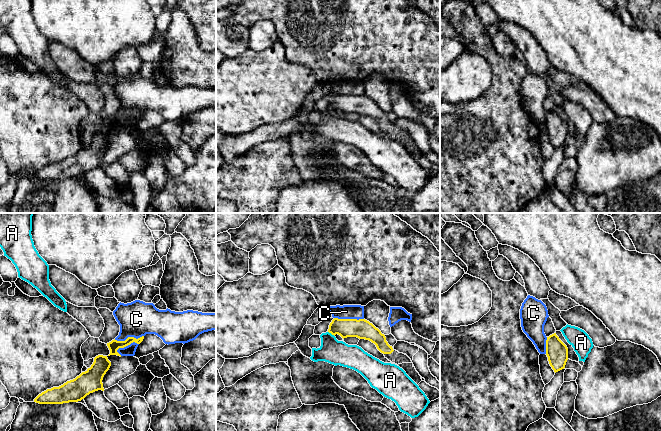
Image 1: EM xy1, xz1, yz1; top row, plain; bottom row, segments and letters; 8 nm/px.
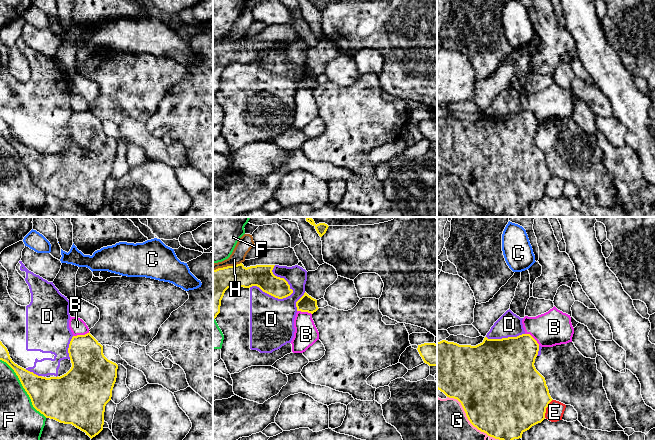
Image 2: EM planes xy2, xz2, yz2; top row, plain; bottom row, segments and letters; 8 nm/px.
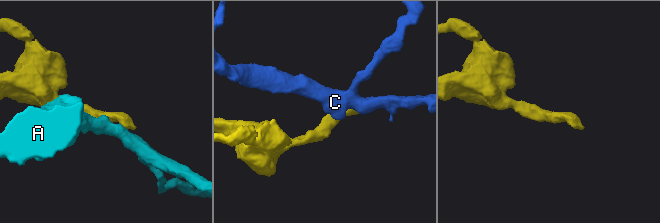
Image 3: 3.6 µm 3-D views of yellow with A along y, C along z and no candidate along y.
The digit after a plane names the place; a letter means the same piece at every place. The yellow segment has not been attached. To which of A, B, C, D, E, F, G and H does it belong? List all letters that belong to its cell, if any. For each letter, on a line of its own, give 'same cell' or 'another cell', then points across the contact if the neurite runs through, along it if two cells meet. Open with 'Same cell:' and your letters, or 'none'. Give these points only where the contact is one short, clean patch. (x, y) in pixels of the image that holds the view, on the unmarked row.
Same cell: none
A: another cell
B: another cell
C: another cell | along xz1 (334, 93), (363, 95)
D: another cell
E: another cell
F: another cell
G: another cell
H: another cell

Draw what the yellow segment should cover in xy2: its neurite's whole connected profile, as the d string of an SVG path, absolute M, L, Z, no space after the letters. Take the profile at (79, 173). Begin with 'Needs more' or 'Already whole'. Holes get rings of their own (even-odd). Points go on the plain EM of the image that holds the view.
Already whole. M90 108L73 112L68 129L72 139L71 145L60 153L46 154L15 140L7 124L0 117L0 136L6 138L14 146L29 171L33 183L46 194L72 200L92 215L103 206L105 182L112 173L118 141L104 132L103 122Z

